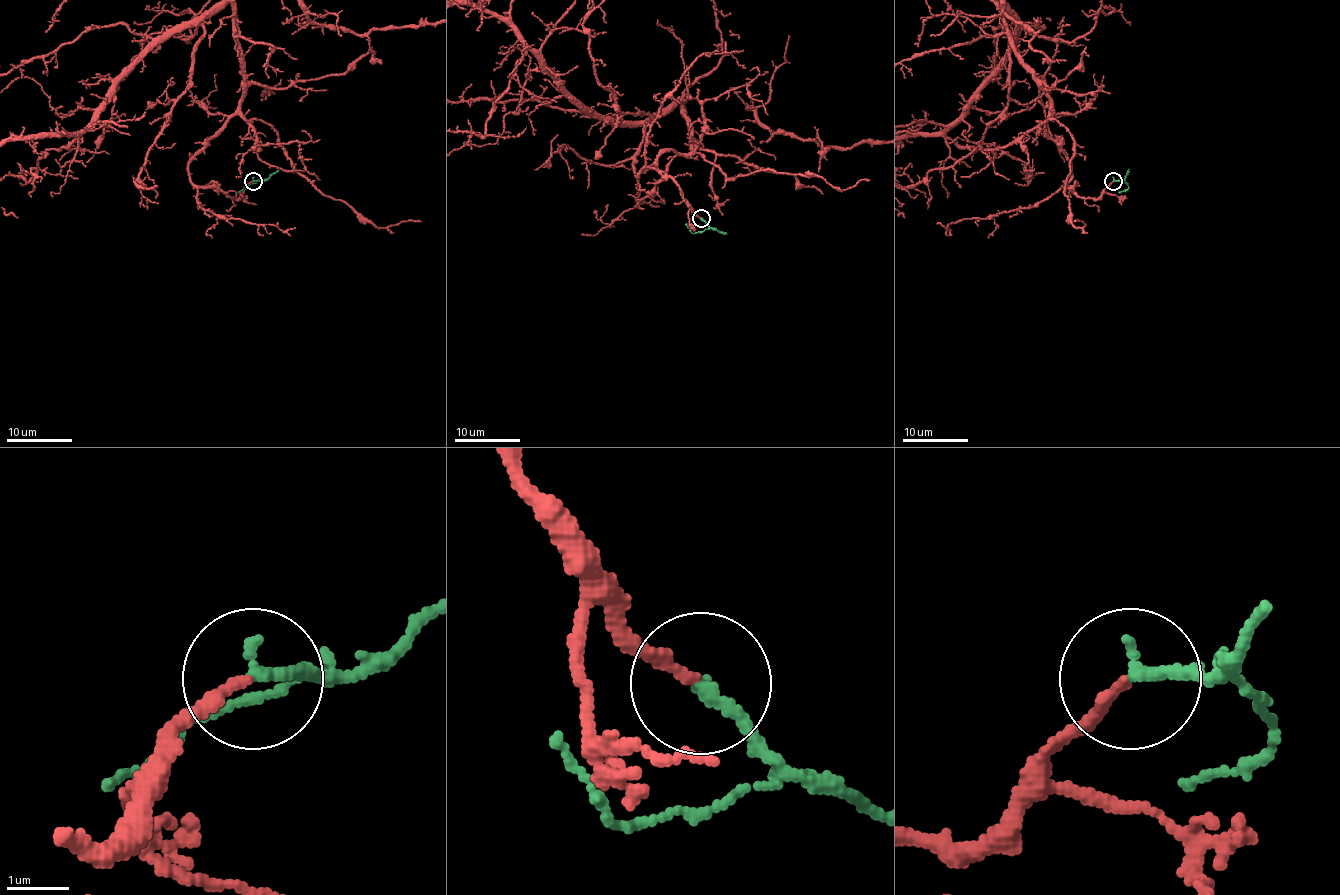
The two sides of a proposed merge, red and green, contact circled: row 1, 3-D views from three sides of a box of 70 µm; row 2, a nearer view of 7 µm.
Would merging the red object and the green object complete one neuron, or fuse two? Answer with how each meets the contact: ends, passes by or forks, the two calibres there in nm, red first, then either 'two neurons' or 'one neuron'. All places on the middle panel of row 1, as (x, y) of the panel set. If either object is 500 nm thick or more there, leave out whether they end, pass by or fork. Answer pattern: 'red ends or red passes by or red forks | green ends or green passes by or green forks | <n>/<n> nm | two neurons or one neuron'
red ends | green ends | 180/240 nm | one neuron

